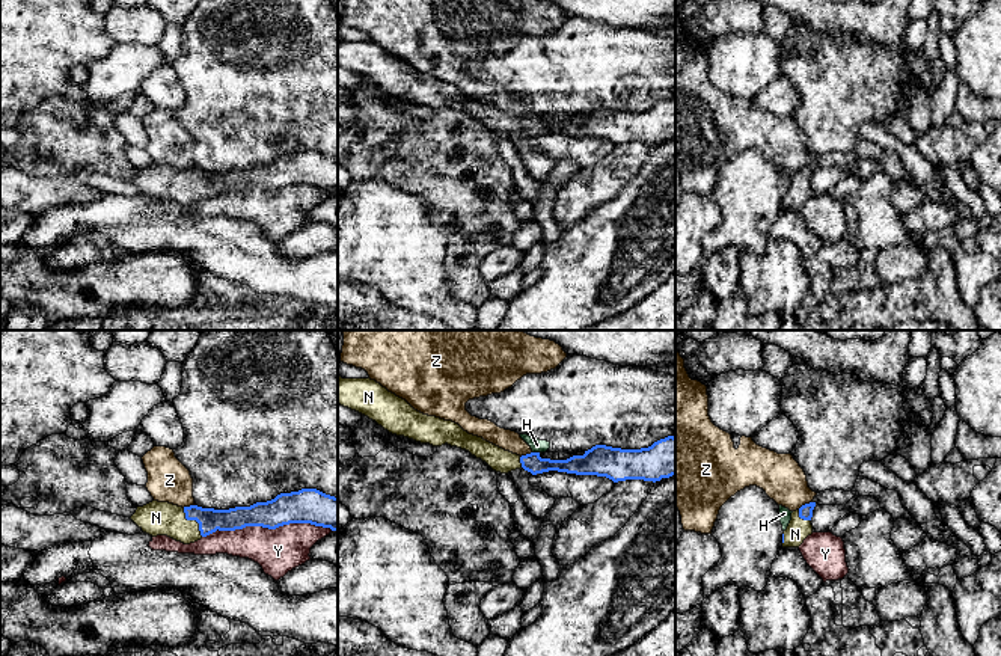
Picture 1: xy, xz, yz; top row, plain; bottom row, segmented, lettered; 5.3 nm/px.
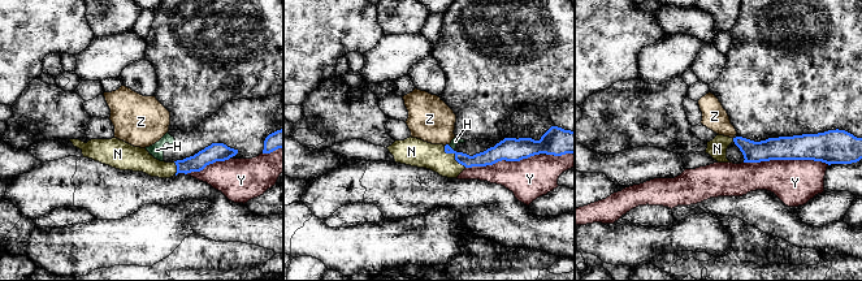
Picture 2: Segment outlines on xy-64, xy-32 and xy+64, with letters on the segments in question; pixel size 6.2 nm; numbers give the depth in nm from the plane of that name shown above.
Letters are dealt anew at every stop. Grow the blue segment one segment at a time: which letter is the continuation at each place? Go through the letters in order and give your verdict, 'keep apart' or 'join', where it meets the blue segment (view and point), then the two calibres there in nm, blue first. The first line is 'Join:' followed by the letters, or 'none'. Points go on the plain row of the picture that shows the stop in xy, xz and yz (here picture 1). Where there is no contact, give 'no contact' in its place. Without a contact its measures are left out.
Join: N
H: keep apart; meets blue in xz at (535, 115); 110 nm thick on the blue side, 70 nm on the other
N: join; meets blue in xy at (193, 181); 120 nm thick on the blue side, 180 nm on the other
Y: keep apart; meets blue in xy at (267, 189); 190 nm thick on the blue side, 240 nm on the other
Z: keep apart; meets blue in yz at (805, 166); 80 nm thick on the blue side, 240 nm on the other

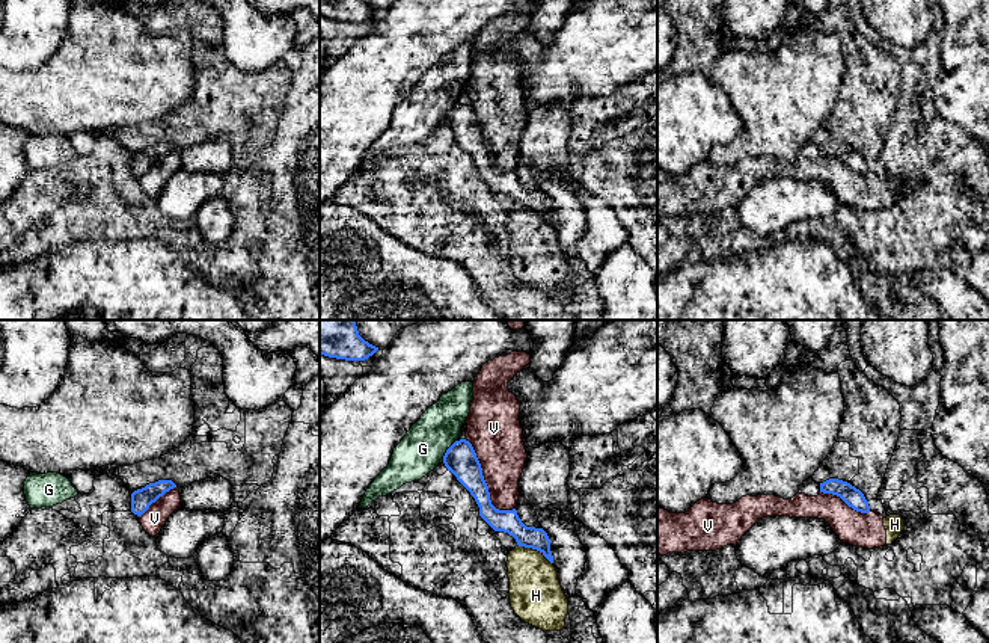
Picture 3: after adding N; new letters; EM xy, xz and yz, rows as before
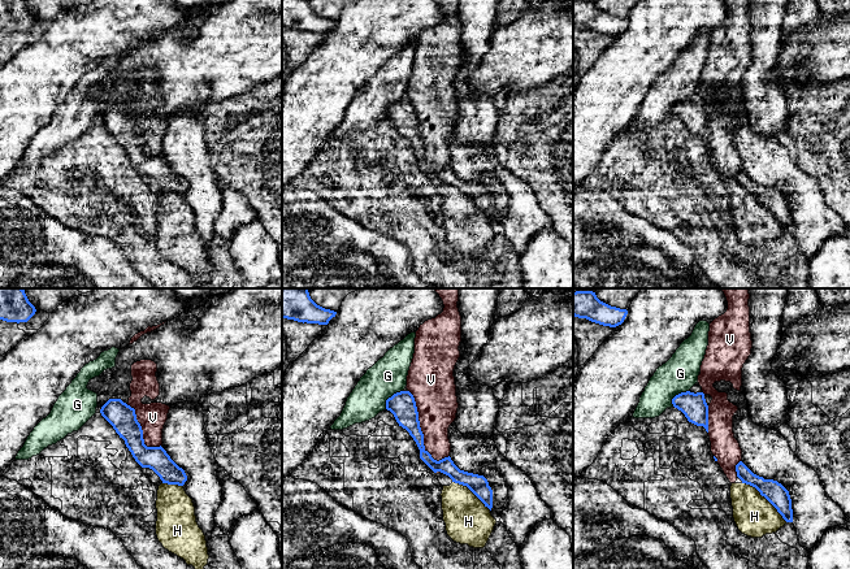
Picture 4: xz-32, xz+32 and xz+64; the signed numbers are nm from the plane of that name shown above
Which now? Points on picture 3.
Join: none
G: keep apart; meets blue in xz at (447, 112); 170 nm thick on the blue side, 240 nm on the other
H: keep apart; meets blue in xz at (535, 210); 120 nm thick on the blue side, 280 nm on the other
V: keep apart; meets blue in xz at (486, 145); 170 nm thick on the blue side, 280 nm on the other

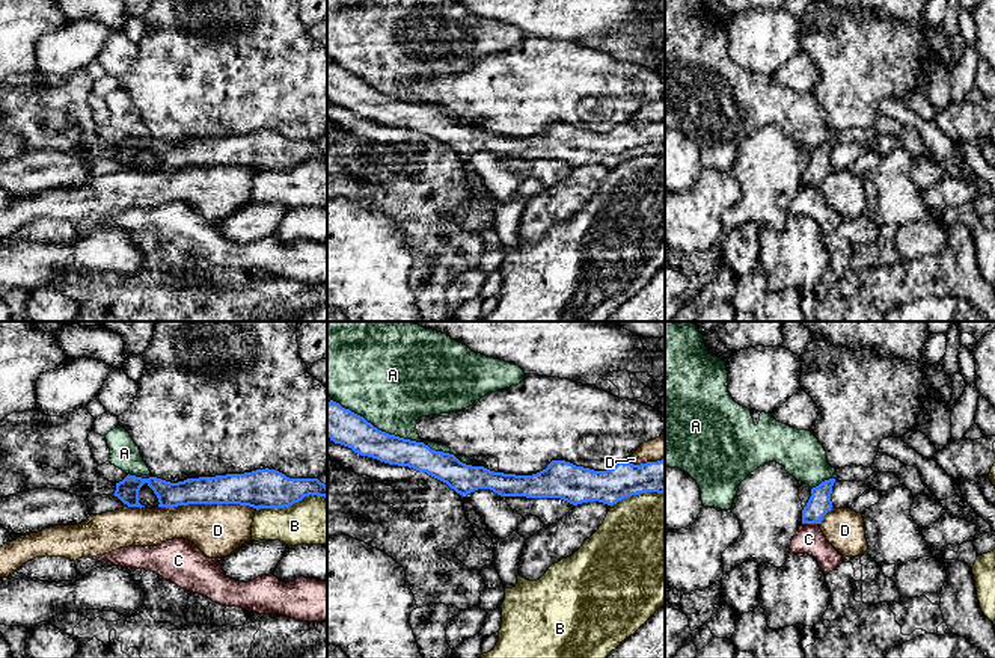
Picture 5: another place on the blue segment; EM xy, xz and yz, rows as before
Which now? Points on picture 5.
Join: none
A: keep apart; meets blue in xz at (392, 97); 190 nm thick on the blue side, 440 nm on the other
B: keep apart; meets blue in xy at (291, 166); 200 nm thick on the blue side, 260 nm on the other
C: keep apart; meets blue in yz at (810, 184); 120 nm thick on the blue side, 160 nm on the other
D: keep apart; meets blue in xy at (208, 165); 180 nm thick on the blue side, 280 nm on the other

